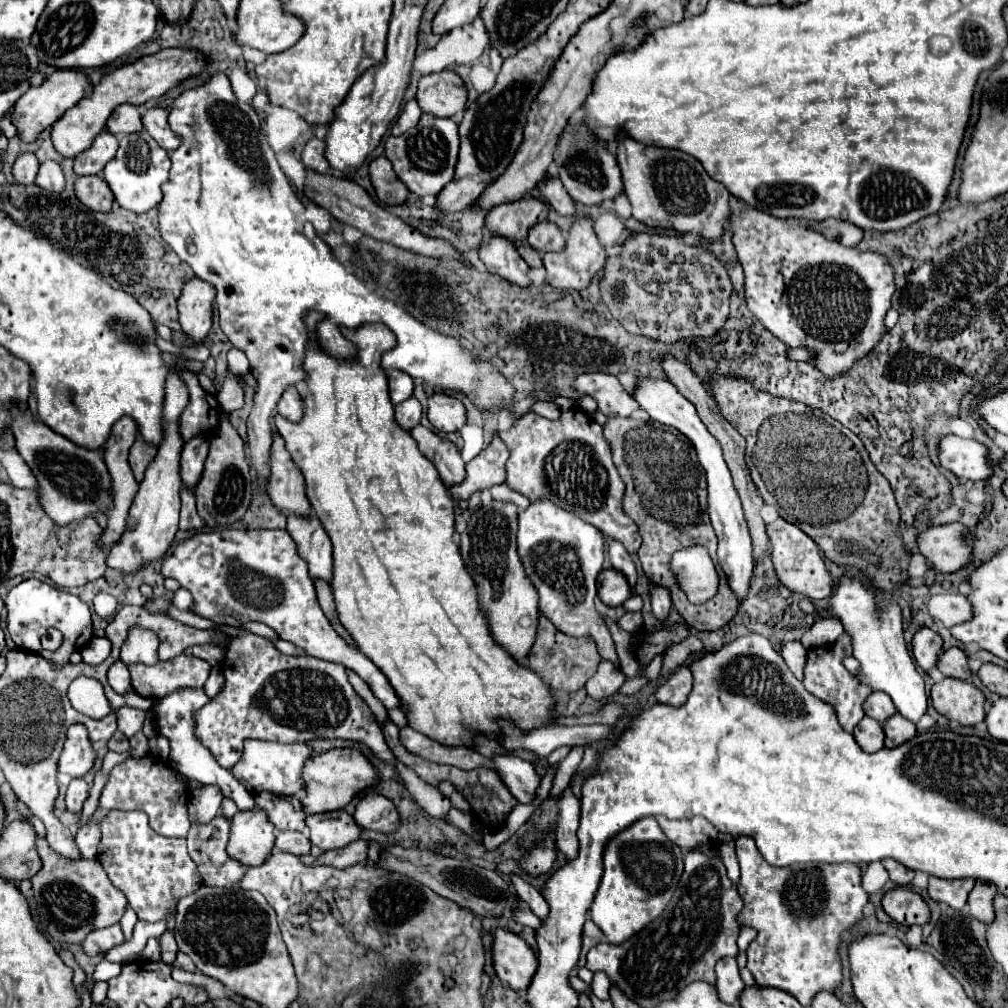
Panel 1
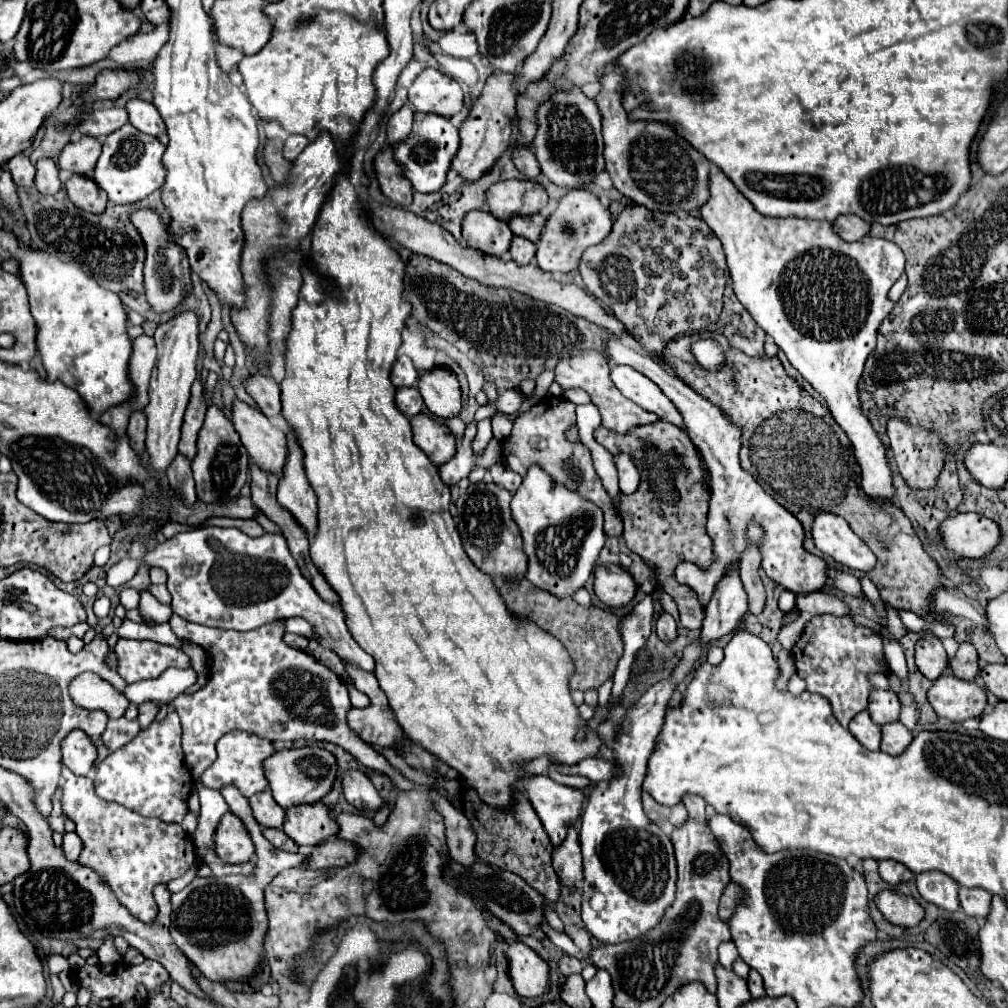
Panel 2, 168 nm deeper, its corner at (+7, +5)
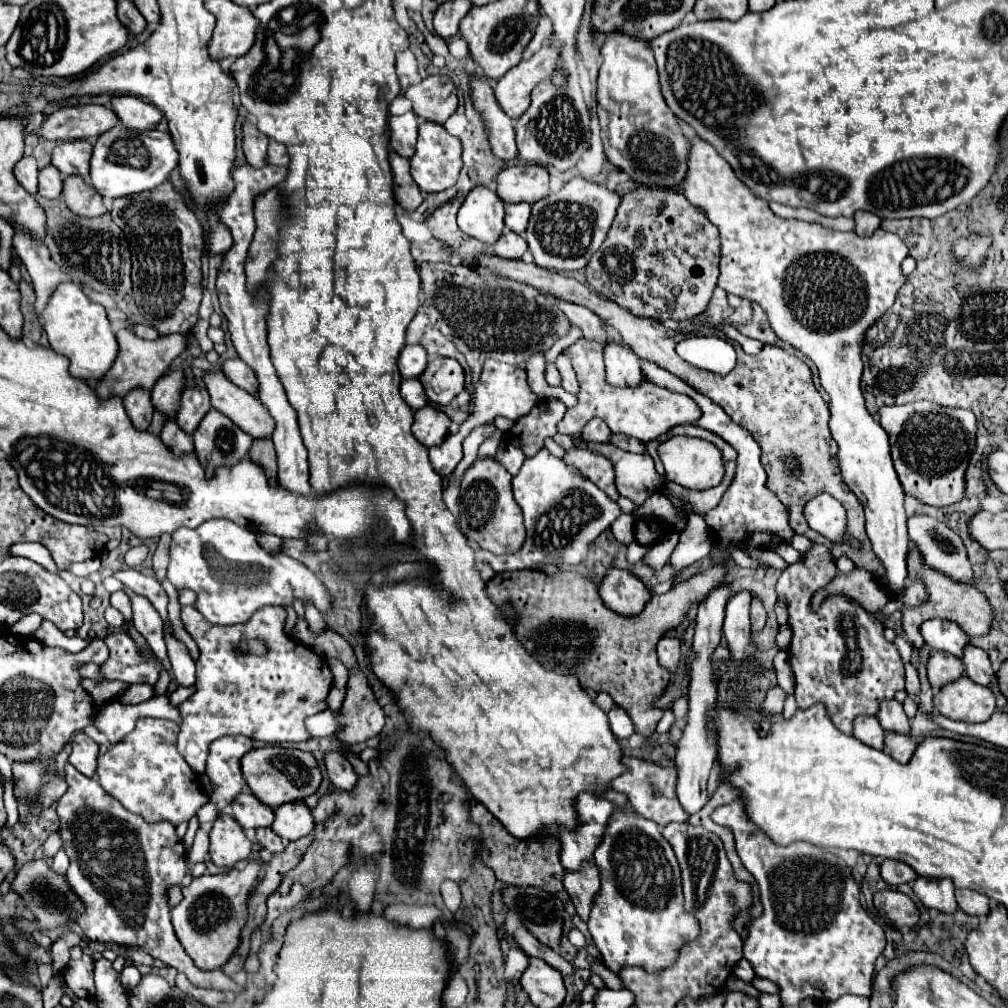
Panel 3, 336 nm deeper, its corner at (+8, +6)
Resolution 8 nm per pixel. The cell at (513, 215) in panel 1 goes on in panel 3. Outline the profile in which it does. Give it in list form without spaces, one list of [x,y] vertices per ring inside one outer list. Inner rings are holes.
[[[514,165],[500,171],[496,191],[504,203],[536,203],[548,195],[548,179],[544,165]]]

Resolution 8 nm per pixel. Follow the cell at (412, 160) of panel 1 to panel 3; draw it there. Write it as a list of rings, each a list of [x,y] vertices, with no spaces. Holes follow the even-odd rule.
[[[424,121],[418,129],[418,143],[416,153],[410,159],[412,165],[412,179],[418,183],[422,193],[440,193],[448,187],[452,187],[458,179],[460,167],[462,167],[462,145],[460,139],[452,137],[442,125]]]

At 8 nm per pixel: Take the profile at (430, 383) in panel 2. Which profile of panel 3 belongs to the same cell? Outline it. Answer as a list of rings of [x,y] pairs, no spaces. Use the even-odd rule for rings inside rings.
[[[434,357],[420,381],[434,405],[448,405],[464,389],[464,369],[456,359]]]

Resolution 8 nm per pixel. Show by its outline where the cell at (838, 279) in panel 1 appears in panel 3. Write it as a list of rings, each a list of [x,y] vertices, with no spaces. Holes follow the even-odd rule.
[[[688,137],[688,175],[684,177],[686,199],[702,207],[706,217],[718,227],[722,239],[720,257],[720,277],[718,287],[724,291],[756,301],[766,311],[774,333],[796,349],[804,351],[820,371],[820,383],[830,395],[830,431],[838,443],[838,469],[844,483],[856,493],[866,511],[866,531],[876,557],[884,567],[886,585],[890,591],[898,593],[906,585],[908,569],[908,549],[910,541],[906,535],[906,511],[904,511],[904,491],[894,471],[890,459],[890,443],[886,431],[874,421],[874,417],[864,407],[864,397],[860,389],[862,359],[860,349],[864,345],[866,329],[892,307],[898,289],[908,281],[902,273],[900,263],[908,257],[908,247],[904,241],[890,231],[878,229],[872,237],[860,237],[856,233],[842,233],[820,223],[808,223],[798,219],[782,219],[774,215],[764,199],[754,195],[732,171],[732,167],[716,153],[716,149],[700,137]]]

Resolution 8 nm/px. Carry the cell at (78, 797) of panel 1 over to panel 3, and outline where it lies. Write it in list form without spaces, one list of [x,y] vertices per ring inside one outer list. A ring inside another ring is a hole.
[[[66,763],[64,771],[66,771],[66,781],[68,781],[68,791],[56,803],[56,813],[60,819],[58,833],[64,841],[62,849],[70,857],[70,867],[66,871],[68,885],[72,887],[76,897],[84,901],[84,915],[80,919],[76,919],[84,937],[94,943],[116,943],[116,945],[124,945],[124,947],[140,947],[154,959],[160,959],[166,965],[184,973],[198,987],[232,991],[232,993],[242,991],[242,987],[234,985],[232,979],[222,973],[222,969],[200,971],[194,965],[194,961],[188,957],[188,953],[182,949],[180,941],[176,939],[176,933],[170,923],[168,887],[180,885],[182,879],[186,877],[186,859],[182,859],[184,845],[176,837],[174,825],[146,823],[140,815],[128,813],[118,799],[114,799],[100,787],[100,783],[96,779],[82,775],[70,763]]]

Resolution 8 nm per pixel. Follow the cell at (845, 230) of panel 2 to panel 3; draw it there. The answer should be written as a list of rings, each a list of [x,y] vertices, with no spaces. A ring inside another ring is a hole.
[[[856,211],[854,219],[856,219],[856,233],[858,235],[872,235],[882,223],[882,219],[878,215],[872,215],[868,211]]]

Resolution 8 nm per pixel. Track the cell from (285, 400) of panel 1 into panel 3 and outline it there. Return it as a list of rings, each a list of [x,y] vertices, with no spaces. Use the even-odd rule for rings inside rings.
[[[228,359],[228,361],[224,361],[222,363],[222,371],[240,389],[244,389],[244,391],[248,391],[252,395],[258,393],[258,379],[256,379],[254,371],[242,359]]]

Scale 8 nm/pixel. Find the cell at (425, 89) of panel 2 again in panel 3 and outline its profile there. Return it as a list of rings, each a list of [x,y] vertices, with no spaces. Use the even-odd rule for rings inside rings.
[[[430,75],[418,85],[410,85],[404,97],[412,101],[412,109],[422,121],[432,121],[440,125],[458,107],[456,87],[446,75]]]

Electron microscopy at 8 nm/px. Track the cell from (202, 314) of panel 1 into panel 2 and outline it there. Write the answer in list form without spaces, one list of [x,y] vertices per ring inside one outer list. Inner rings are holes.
[[[181,312],[155,330],[155,342],[159,350],[159,364],[153,368],[149,384],[149,404],[145,406],[147,416],[147,454],[149,466],[155,472],[165,472],[177,454],[179,430],[183,414],[189,404],[191,384],[197,378],[197,350],[199,350],[199,316],[195,312]]]

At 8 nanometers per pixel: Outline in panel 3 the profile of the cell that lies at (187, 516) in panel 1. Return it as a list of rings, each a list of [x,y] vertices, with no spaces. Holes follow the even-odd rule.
[[[164,419],[160,437],[162,437],[162,441],[164,441],[176,455],[194,451],[192,435],[188,435],[186,431],[180,431],[180,427],[176,425],[176,419]]]

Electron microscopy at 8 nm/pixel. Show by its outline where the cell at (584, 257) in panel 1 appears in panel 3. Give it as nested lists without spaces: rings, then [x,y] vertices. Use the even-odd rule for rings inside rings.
[[[572,177],[560,191],[546,195],[544,199],[532,203],[532,213],[530,221],[526,227],[526,243],[528,249],[534,255],[534,263],[544,267],[544,269],[556,269],[556,271],[576,271],[584,269],[590,257],[600,249],[600,245],[606,239],[606,233],[612,225],[612,219],[616,215],[616,207],[620,203],[620,195],[614,191],[608,191],[604,185],[586,181],[582,177]]]

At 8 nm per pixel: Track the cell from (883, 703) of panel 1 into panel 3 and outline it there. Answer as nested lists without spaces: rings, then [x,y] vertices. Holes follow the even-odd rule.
[[[896,699],[882,701],[882,703],[880,703],[880,711],[878,711],[876,717],[878,717],[882,729],[910,735],[910,721],[908,721],[902,705],[900,705]]]

